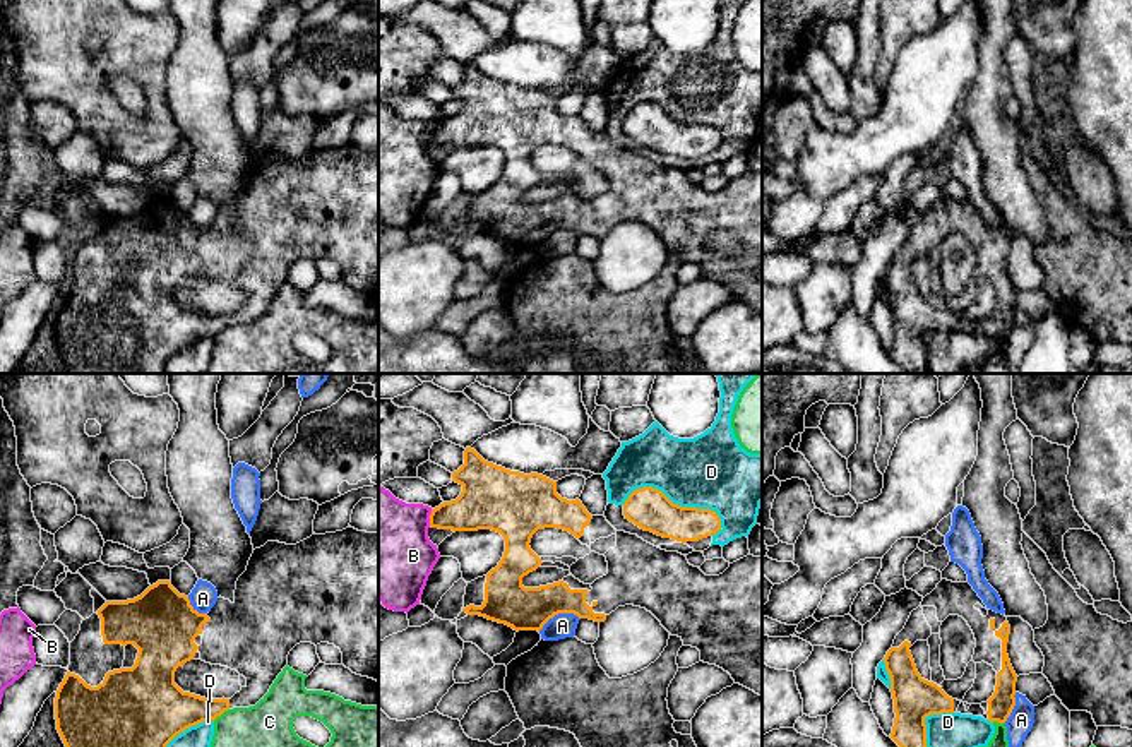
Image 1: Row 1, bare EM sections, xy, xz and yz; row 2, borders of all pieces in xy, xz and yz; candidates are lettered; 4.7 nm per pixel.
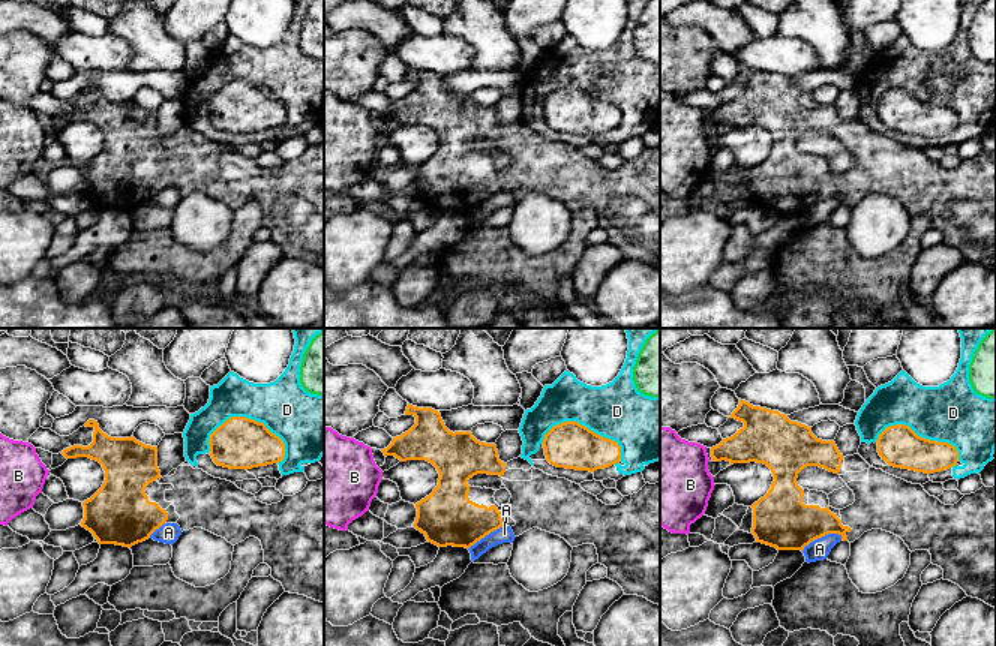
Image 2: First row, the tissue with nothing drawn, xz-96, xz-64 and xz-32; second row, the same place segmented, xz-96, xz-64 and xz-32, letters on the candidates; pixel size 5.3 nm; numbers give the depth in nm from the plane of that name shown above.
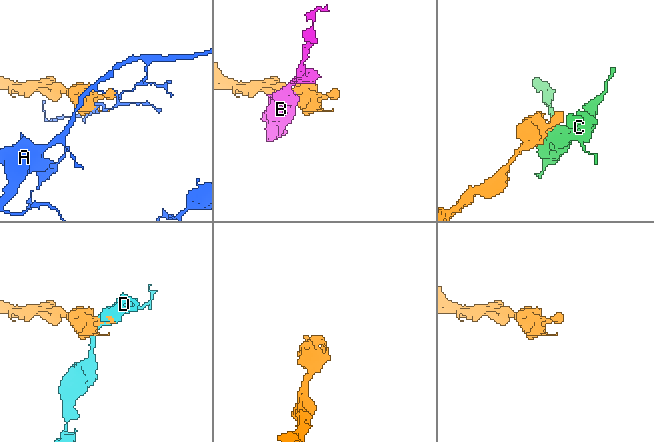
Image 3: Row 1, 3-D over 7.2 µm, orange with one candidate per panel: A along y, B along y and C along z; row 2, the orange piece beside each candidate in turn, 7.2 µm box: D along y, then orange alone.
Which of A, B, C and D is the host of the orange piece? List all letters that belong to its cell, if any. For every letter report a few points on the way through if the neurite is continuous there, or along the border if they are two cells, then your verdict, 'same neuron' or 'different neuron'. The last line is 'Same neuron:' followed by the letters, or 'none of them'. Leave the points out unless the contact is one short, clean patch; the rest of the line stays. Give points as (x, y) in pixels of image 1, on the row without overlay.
A: different neuron
B: border along xz (432, 125), (428, 141); different neuron
C: border along xy (228, 324), (213, 336); different neuron
D: different neuron
Same neuron: none of them

